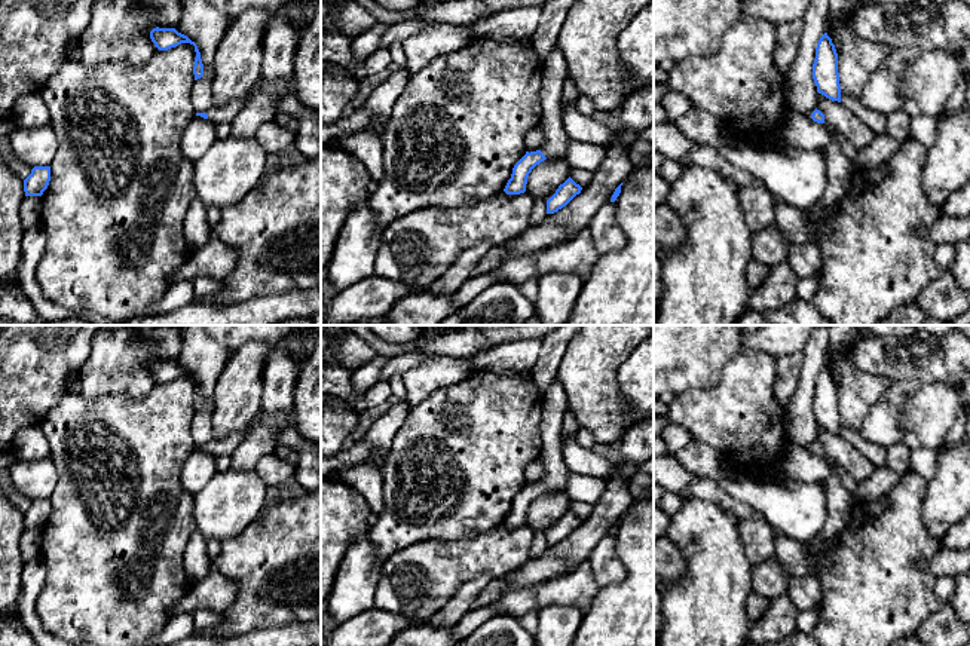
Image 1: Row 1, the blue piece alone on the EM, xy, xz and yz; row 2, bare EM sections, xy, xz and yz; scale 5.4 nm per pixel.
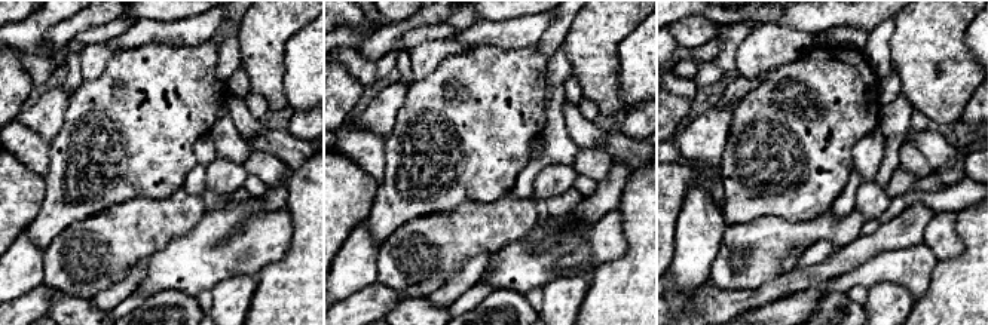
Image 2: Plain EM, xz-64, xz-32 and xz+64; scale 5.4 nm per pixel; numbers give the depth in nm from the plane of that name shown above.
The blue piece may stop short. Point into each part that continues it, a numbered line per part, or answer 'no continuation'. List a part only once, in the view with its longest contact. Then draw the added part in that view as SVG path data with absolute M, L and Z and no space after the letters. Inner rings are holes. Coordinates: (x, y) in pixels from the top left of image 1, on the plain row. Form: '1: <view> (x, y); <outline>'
1: xz (556, 477); M556 379L544 394L544 413L541 417L541 438L544 448L539 460L545 466L541 484L548 492L563 492L572 471L562 456L562 422L567 408L563 385Z

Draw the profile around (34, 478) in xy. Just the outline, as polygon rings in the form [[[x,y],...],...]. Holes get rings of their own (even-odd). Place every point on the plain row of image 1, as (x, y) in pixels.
[[[51,457],[40,460],[16,459],[9,468],[13,486],[31,500],[51,499],[56,486],[56,469]]]

